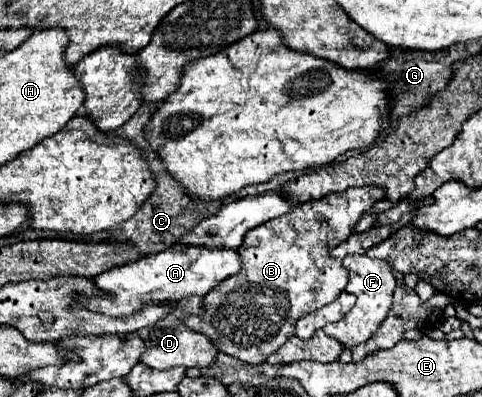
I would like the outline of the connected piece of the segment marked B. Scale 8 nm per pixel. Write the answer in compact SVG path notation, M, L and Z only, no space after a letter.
M365 185L365 187L355 187L355 189L345 189L343 193L331 193L325 195L317 201L307 201L295 207L295 211L275 217L251 231L247 231L245 241L241 245L241 255L243 255L243 271L239 271L237 277L229 277L219 287L211 289L211 301L205 301L205 315L201 317L187 317L183 323L187 327L197 329L213 339L215 347L219 347L221 353L227 353L239 361L257 365L263 363L273 351L277 351L289 337L293 337L295 321L303 317L303 313L319 309L327 303L331 303L347 285L349 281L349 271L343 267L341 259L331 257L329 249L331 245L341 243L351 235L351 229L355 231L367 231L375 225L377 213L375 215L365 215L377 201L385 197L383 187L377 185Z

